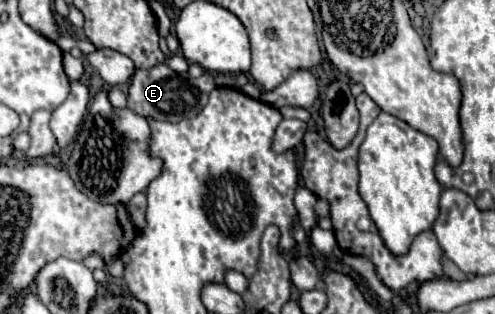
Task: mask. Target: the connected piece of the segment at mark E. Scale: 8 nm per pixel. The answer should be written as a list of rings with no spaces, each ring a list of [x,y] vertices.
[[[158,64],[150,70],[136,70],[130,78],[128,88],[128,108],[140,116],[152,116],[156,120],[180,122],[184,118],[194,118],[208,102],[208,94],[216,88],[214,76],[204,72],[200,78],[190,80],[188,76],[176,74],[168,64]]]

